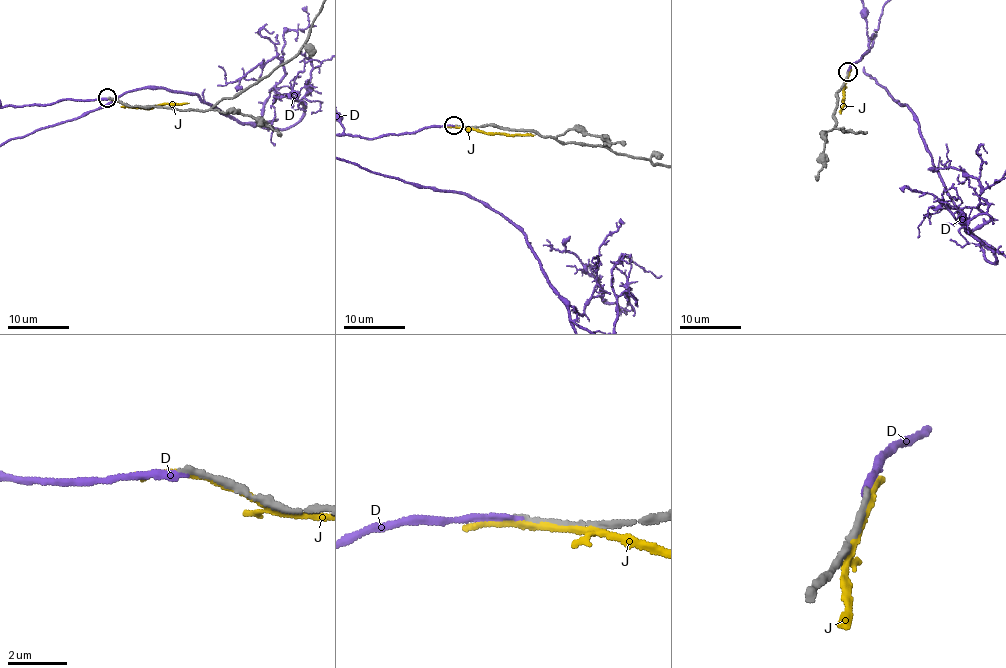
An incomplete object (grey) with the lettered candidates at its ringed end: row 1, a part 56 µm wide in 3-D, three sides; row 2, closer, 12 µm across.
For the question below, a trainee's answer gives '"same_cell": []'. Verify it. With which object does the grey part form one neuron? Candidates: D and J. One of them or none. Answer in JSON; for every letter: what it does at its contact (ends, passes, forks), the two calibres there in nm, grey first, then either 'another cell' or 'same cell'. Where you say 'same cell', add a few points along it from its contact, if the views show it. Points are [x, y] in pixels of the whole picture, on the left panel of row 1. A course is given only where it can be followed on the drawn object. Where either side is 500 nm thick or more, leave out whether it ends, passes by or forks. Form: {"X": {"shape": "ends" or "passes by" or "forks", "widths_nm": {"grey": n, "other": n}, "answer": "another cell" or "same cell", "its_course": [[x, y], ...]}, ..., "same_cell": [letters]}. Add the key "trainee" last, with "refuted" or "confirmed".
{"D": {"shape": "ends", "widths_nm": {"grey": 200, "other": 200}, "answer": "another cell"}, "J": {"shape": "passes by", "widths_nm": {"grey": 200, "other": 200}, "answer": "another cell"}, "same_cell": [], "trainee": "confirmed"}

